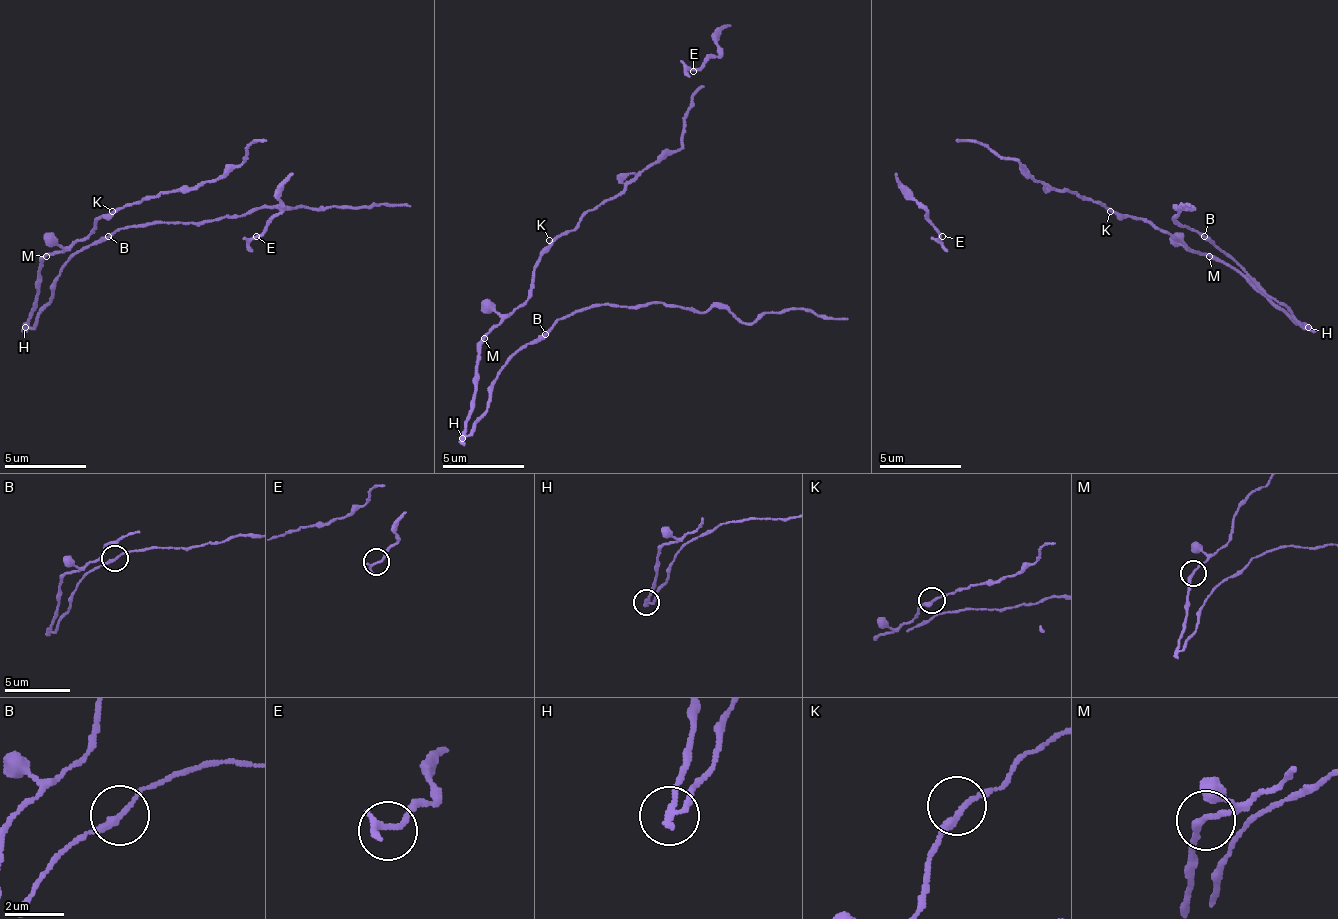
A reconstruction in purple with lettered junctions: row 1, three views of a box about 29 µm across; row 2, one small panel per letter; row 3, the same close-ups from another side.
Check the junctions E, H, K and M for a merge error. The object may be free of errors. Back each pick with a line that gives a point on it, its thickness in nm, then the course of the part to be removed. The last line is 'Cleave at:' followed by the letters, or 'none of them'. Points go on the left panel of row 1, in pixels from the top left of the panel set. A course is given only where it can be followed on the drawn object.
H: Place: (25, 327). Thickness 200 nm. Course of the part to remove: (26, 326), (50, 305), (54, 277), (79, 252), (145, 223), (210, 223), (247, 215), (260, 207), (411, 207)
Cleave at: H

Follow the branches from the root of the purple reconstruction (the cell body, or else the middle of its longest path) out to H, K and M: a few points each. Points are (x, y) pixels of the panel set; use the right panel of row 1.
H: (1225, 260), (1295, 322), (1303, 322), (1307, 326)
K: (1225, 260), (1200, 256), (1168, 231), (1159, 231), (1139, 219), (1122, 219), (1110, 211)
M: (1225, 260), (1213, 260), (1209, 256)

